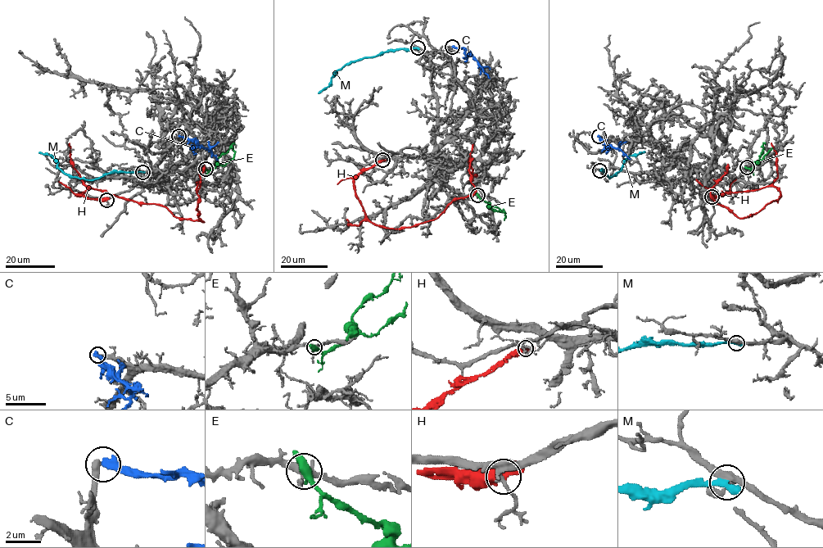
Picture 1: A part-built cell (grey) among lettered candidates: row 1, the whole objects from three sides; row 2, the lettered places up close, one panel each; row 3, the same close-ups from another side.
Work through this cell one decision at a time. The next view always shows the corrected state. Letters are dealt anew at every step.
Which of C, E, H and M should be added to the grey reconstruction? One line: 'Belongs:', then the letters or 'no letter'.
Belongs: no letter

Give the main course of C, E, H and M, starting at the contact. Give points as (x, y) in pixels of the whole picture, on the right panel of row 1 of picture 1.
C: (599, 136), (605, 143), (617, 147), (630, 159)
E: (747, 167), (750, 169), (757, 162), (758, 165), (772, 147)
H: (712, 197), (769, 186), (780, 193), (757, 214), (739, 218), (711, 193), (727, 164)
M: (600, 170), (609, 178), (619, 171), (630, 155), (644, 151)

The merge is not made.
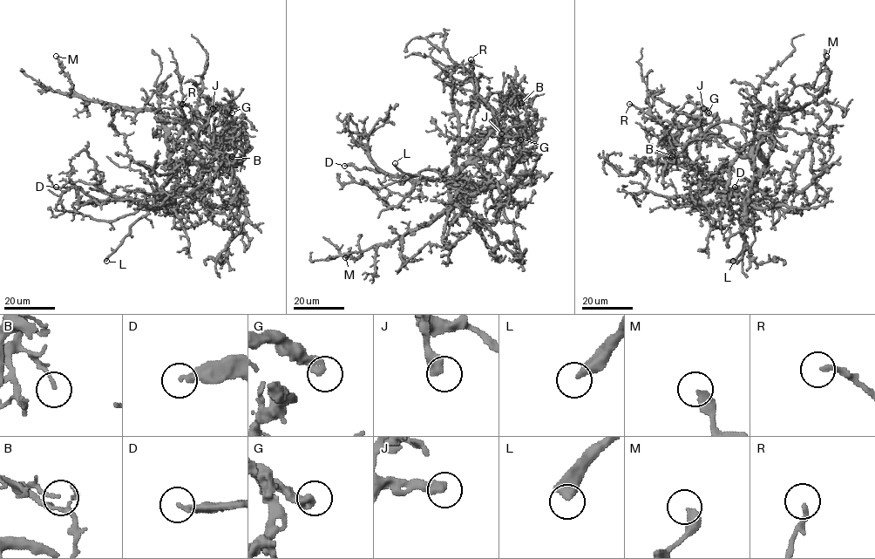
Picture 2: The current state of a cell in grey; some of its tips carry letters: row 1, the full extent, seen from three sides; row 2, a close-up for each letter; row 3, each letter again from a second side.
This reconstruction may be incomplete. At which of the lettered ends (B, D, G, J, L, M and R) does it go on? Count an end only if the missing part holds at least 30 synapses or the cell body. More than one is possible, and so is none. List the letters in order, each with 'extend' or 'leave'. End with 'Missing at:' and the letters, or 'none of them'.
B: leave
D: extend
G: leave
J: leave
L: extend
M: leave
R: leave
Missing at: D, L

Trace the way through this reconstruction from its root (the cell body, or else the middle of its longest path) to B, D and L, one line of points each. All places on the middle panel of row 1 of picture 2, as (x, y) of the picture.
B: (457, 189), (451, 185), (452, 178), (503, 115), (505, 104), (516, 98), (521, 103)
D: (457, 189), (442, 180), (405, 179), (368, 168), (344, 166)
L: (457, 189), (437, 171), (423, 170), (415, 175), (405, 174), (395, 163)

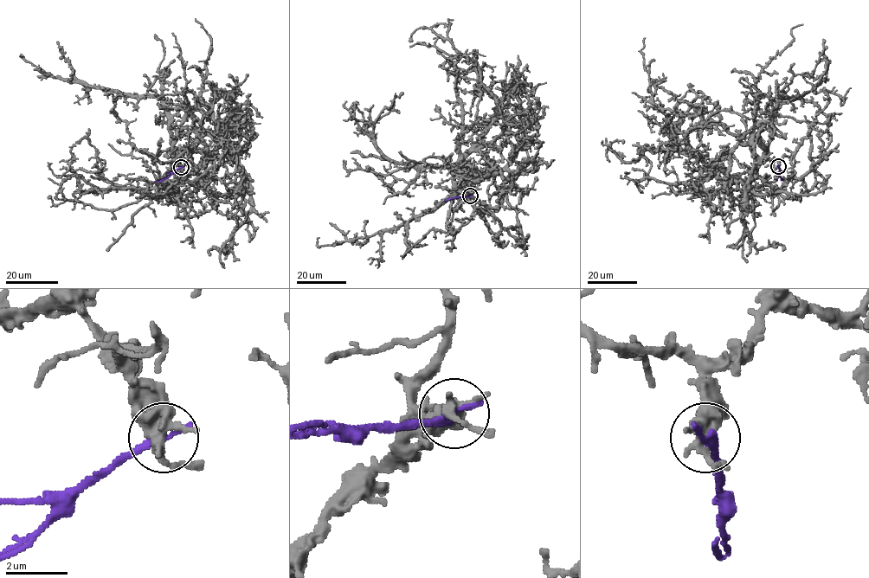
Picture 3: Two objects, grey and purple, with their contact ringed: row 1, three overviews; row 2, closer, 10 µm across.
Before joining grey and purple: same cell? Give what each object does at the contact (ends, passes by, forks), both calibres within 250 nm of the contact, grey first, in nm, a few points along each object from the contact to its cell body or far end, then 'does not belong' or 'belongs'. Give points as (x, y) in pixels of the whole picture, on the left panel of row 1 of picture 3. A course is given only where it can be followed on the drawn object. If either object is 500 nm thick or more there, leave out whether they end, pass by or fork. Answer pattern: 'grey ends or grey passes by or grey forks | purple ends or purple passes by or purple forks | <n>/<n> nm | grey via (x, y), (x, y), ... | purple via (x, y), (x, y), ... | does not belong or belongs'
grey forks | purple ends | 320/260 nm | grey via (181, 167), (179, 157), (166, 181), (179, 181), (209, 157), (187, 150), (160, 162), (129, 144), (118, 143) | purple via (181, 167), (155, 182) | does not belong

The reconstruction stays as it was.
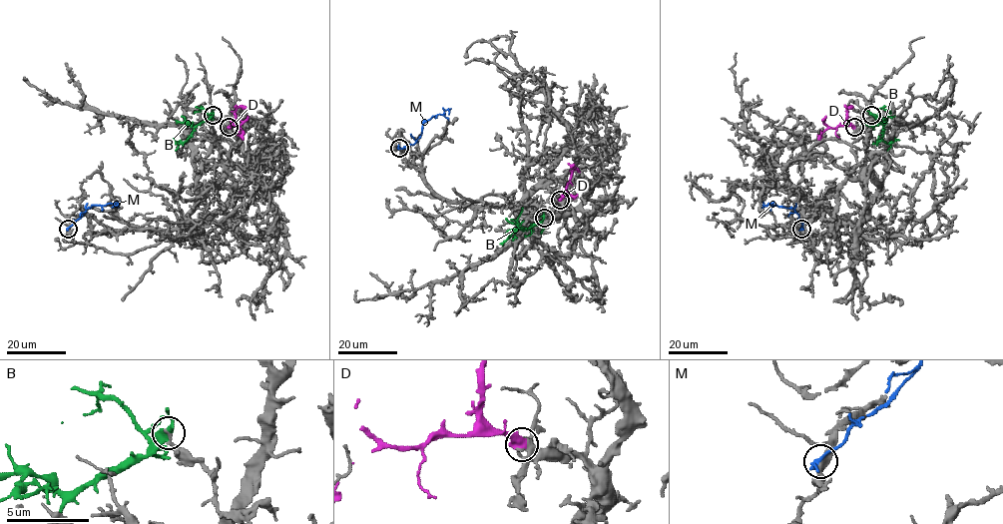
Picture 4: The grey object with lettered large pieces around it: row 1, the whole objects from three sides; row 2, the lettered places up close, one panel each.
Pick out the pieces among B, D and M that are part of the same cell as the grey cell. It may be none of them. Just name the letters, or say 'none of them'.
D

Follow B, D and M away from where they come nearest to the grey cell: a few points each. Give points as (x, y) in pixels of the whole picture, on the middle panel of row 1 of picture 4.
B: (543, 218), (528, 229), (519, 228), (499, 243)
D: (560, 200), (574, 165)
M: (398, 147), (413, 144), (424, 122), (443, 115), (447, 110), (448, 114)

